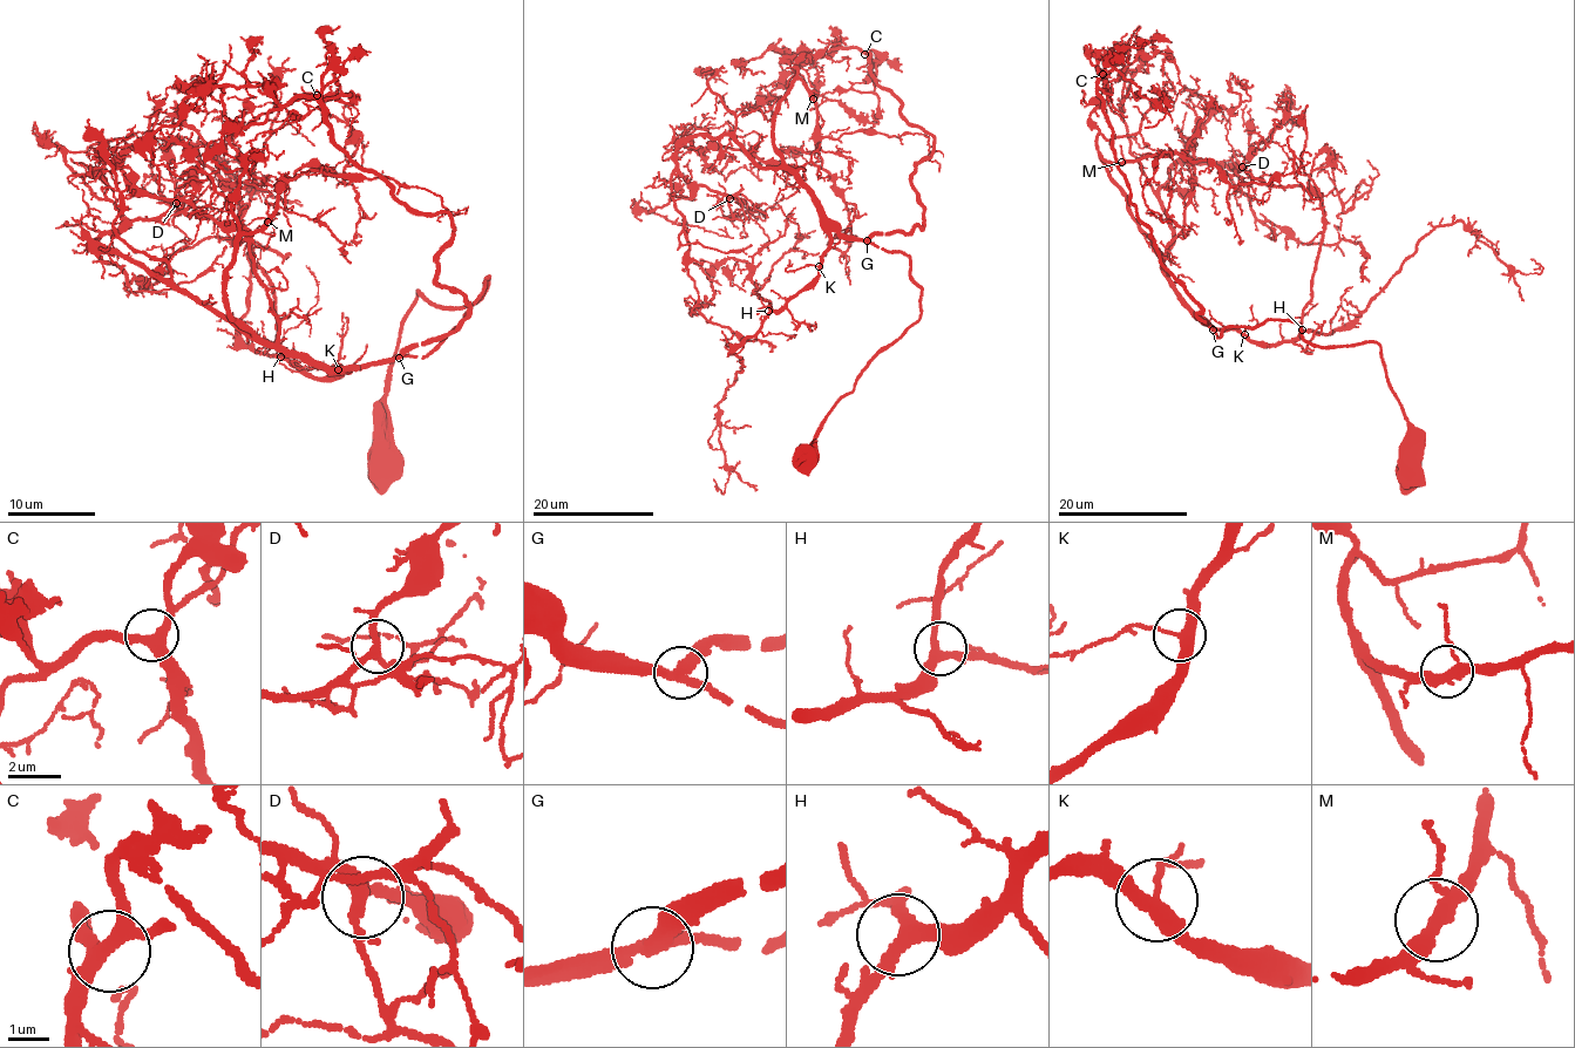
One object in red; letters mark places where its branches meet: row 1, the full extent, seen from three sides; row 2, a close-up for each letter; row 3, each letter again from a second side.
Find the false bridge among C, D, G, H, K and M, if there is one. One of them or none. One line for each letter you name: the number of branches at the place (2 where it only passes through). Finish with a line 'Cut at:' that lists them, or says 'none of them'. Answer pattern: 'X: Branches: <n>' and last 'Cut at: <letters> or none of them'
Cut at: none of them

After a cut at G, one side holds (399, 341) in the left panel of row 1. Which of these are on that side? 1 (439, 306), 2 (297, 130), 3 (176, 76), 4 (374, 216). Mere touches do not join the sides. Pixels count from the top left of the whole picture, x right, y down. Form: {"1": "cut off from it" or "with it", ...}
{"1": "with it", "2": "with it", "3": "cut off from it", "4": "with it"}

